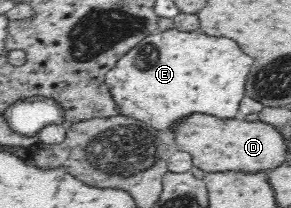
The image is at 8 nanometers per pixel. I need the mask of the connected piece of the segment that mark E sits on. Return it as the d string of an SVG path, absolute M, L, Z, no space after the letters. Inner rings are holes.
M173 28L164 33L158 31L148 35L135 45L106 73L105 82L122 115L146 122L157 130L171 131L172 127L180 123L180 119L186 119L192 113L206 113L220 119L239 117L240 102L246 95L246 77L250 67L252 59L244 55L234 41L224 37L206 37L200 31L184 33Z

